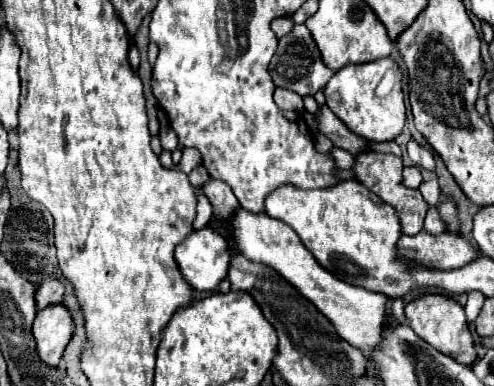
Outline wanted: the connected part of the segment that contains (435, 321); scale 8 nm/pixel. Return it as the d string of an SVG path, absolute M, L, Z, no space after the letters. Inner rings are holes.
M422 295L414 299L412 303L408 303L404 311L406 311L408 325L414 329L414 333L426 343L430 343L434 349L438 349L444 355L450 355L454 361L468 367L476 361L478 353L474 347L474 337L468 329L466 313L454 299L444 297L444 295Z

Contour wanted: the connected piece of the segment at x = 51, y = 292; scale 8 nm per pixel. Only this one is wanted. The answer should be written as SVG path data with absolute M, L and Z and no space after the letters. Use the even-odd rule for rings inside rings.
M46 279L38 287L36 305L38 305L38 309L44 309L56 301L62 301L62 297L64 297L64 283L58 279Z

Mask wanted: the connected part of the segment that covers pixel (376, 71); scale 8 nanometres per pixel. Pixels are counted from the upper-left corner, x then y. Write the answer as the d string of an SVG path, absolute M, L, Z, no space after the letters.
M386 57L362 65L346 65L324 87L326 105L330 111L356 135L368 141L392 141L402 133L406 123L406 107L402 97L402 71L400 65Z

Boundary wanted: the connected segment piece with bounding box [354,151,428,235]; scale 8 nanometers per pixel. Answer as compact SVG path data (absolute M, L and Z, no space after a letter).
M360 153L356 155L356 165L354 165L354 171L356 171L356 177L358 181L368 187L370 191L374 191L384 203L392 205L400 217L400 223L402 223L402 231L406 235L416 235L422 231L422 225L424 225L424 215L428 211L428 205L426 201L422 199L420 191L418 189L408 189L402 185L402 159L396 157L396 155L386 155L386 153Z

